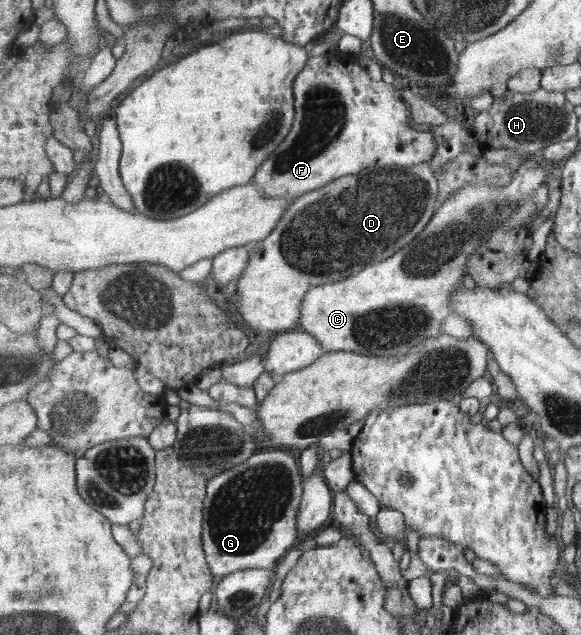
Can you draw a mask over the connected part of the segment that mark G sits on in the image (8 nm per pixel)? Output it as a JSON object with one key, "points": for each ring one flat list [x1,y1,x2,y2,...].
{"points":[[284,449,259,452,242,465,236,465,208,481,204,503,204,549,208,565,216,579,248,568,274,567,286,553,301,541,298,533,298,509,303,499,303,477,300,465]]}

